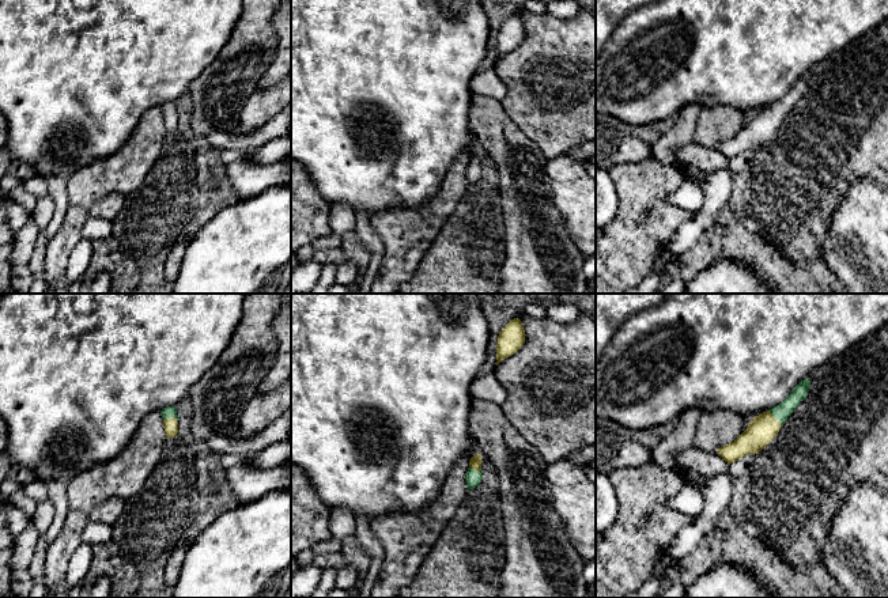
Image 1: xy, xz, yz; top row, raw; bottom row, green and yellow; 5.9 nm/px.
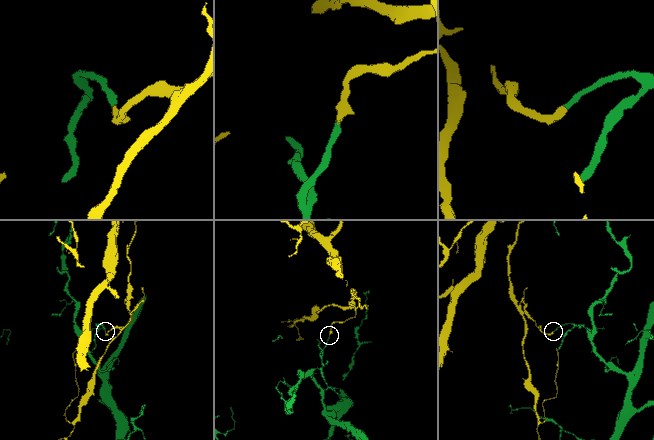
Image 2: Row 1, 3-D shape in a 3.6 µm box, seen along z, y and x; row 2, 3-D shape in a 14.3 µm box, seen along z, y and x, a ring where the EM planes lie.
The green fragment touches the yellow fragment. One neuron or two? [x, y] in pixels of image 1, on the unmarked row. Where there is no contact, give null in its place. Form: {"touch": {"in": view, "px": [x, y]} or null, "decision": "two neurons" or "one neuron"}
{"touch": {"in": "xy", "px": [170, 112]}, "decision": "two neurons"}

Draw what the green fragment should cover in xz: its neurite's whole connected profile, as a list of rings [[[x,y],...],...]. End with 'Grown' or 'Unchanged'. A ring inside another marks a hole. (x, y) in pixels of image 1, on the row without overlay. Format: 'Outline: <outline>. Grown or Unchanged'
Outline: [[[468,163],[466,171],[465,171],[468,186],[479,182],[481,175],[483,175],[481,164],[479,167],[475,167],[472,163]]]. Unchanged

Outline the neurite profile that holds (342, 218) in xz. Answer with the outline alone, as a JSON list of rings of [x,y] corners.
[[[332,203],[329,212],[329,224],[333,232],[344,235],[355,231],[356,215],[351,205]]]

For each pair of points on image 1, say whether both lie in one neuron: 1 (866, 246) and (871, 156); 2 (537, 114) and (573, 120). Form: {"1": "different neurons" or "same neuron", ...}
{"1": "different neurons", "2": "same neuron"}

